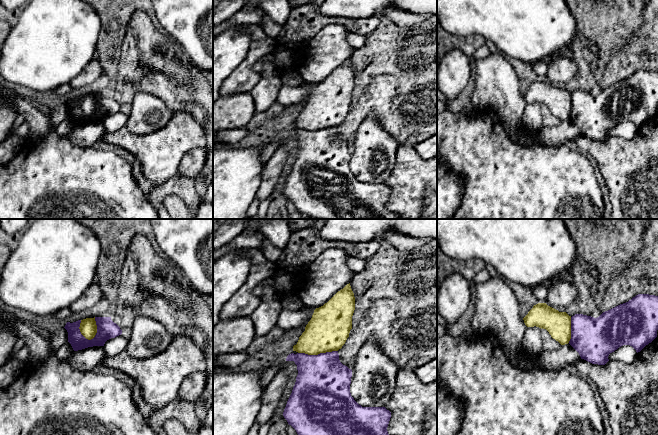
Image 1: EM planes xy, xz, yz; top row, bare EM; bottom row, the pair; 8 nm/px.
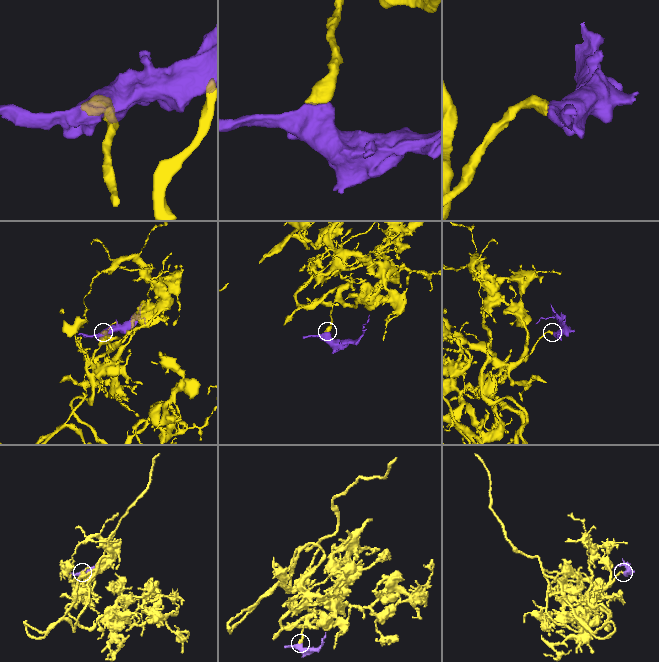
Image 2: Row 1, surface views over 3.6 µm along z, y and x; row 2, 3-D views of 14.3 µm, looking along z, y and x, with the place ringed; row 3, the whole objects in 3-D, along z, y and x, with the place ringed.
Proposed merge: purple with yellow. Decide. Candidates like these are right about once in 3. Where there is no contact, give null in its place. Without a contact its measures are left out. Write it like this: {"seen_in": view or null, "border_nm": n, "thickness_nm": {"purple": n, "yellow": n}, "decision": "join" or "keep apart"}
{"seen_in": "xy", "border_nm": 200, "thickness_nm": {"purple": 160, "yellow": 140}, "decision": "keep apart"}

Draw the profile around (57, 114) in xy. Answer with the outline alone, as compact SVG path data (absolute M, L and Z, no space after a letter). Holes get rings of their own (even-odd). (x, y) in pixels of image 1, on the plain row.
M60 104L54 108L51 108L49 113L51 118L52 130L68 117L68 108L65 104Z

